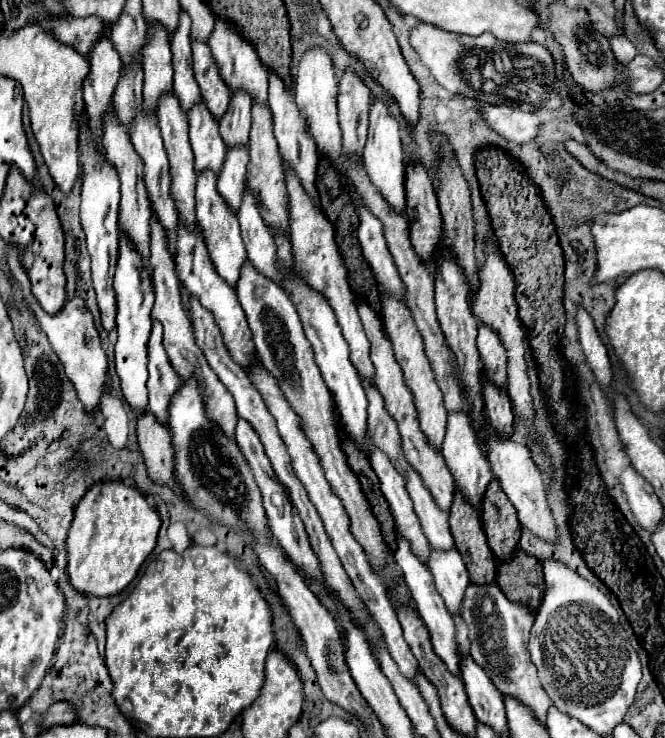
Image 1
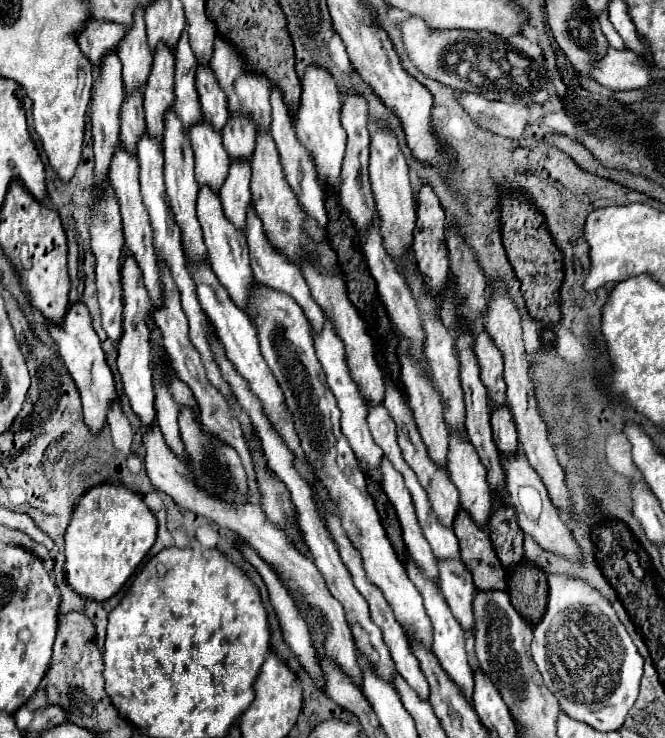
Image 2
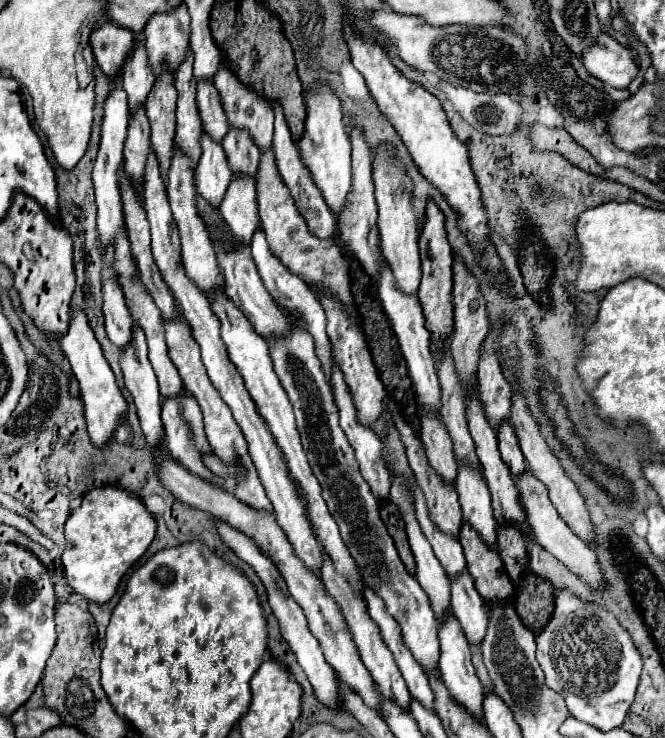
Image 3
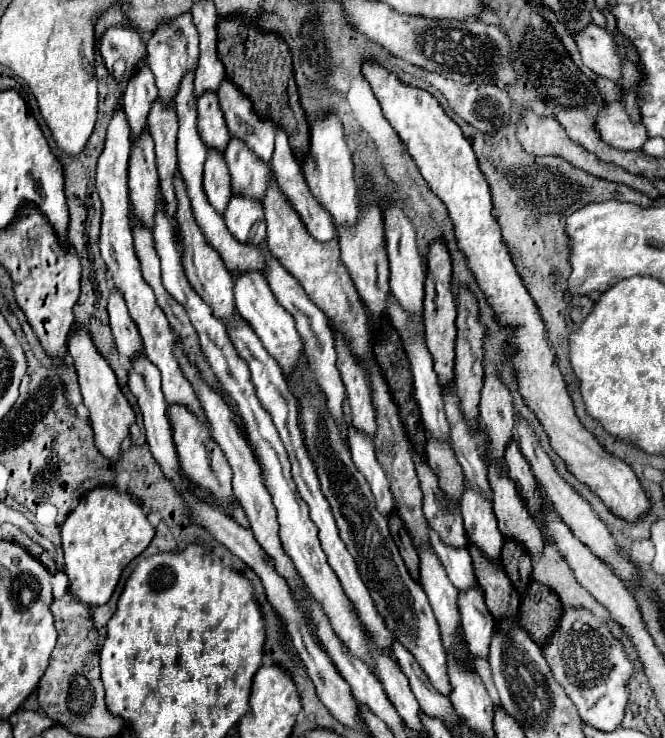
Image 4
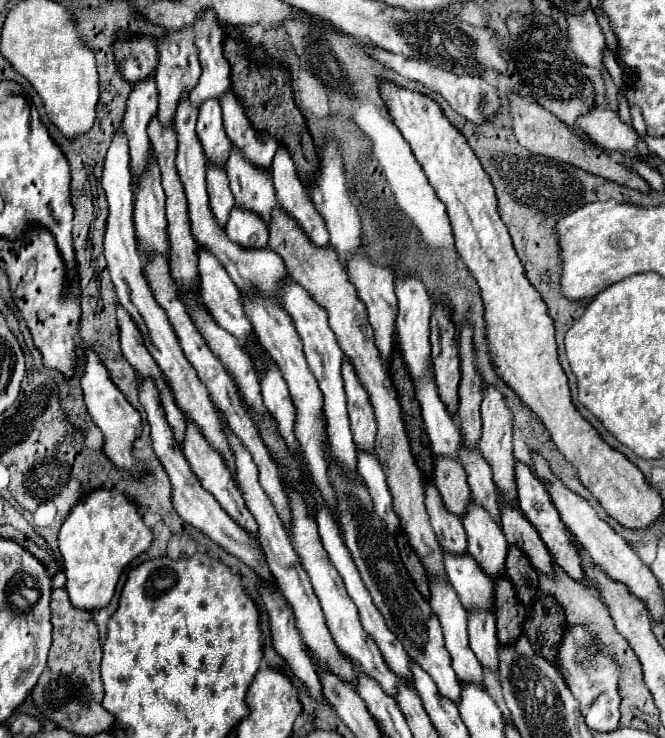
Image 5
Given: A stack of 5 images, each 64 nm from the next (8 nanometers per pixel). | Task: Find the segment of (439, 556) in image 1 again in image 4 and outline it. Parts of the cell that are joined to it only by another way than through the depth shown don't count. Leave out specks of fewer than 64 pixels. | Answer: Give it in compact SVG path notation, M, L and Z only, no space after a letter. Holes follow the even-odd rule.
M468 588L468 592L458 592L458 612L468 650L472 656L486 658L494 630L494 616L488 612L482 592L474 588Z

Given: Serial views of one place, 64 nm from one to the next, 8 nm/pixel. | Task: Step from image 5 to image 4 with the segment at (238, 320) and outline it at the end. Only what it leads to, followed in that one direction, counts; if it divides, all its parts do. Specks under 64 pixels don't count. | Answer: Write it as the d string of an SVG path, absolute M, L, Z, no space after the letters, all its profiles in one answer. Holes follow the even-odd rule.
M176 170L174 176L174 194L176 194L176 222L178 222L178 234L180 234L180 244L182 244L182 264L186 270L186 278L192 284L192 288L210 304L212 312L222 318L228 320L234 312L234 294L232 294L232 276L226 270L224 262L220 260L220 256L216 256L216 252L212 252L212 248L208 248L208 244L204 244L204 236L200 232L200 226L196 224L194 216L192 216L192 206L188 200L188 192L186 192L186 184L182 180L182 174Z

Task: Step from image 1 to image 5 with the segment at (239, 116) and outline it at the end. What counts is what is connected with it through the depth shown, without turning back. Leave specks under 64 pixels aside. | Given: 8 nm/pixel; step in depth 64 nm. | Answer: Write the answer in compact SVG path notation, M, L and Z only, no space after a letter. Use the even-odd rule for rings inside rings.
M240 148L230 150L230 156L226 160L226 172L236 204L258 212L268 222L270 212L276 206L276 194L270 176L272 172L270 170L264 172L264 168L256 168L256 164L248 164Z

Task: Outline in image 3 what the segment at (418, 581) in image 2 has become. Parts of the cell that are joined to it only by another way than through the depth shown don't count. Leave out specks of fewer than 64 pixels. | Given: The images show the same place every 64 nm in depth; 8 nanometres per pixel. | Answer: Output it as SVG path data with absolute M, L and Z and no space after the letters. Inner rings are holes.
M448 610L444 612L442 618L438 618L438 640L440 640L440 674L442 680L446 682L452 698L460 704L464 704L464 708L468 708L468 712L472 712L478 720L482 720L482 698L484 698L484 686L478 680L474 666L470 662L470 650L468 650L468 640L460 628L460 622L454 618L454 614Z

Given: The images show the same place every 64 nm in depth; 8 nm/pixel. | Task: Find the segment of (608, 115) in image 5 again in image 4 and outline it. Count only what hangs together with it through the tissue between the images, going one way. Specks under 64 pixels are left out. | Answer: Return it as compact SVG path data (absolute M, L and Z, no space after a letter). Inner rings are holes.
M612 102L600 110L596 118L596 130L606 144L618 150L642 150L648 140L642 118L634 122L626 112L626 102Z

